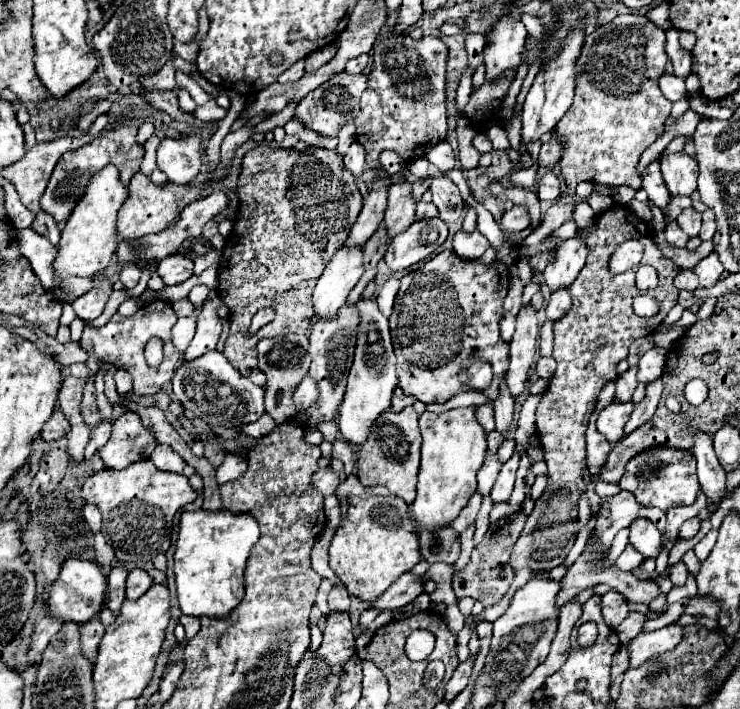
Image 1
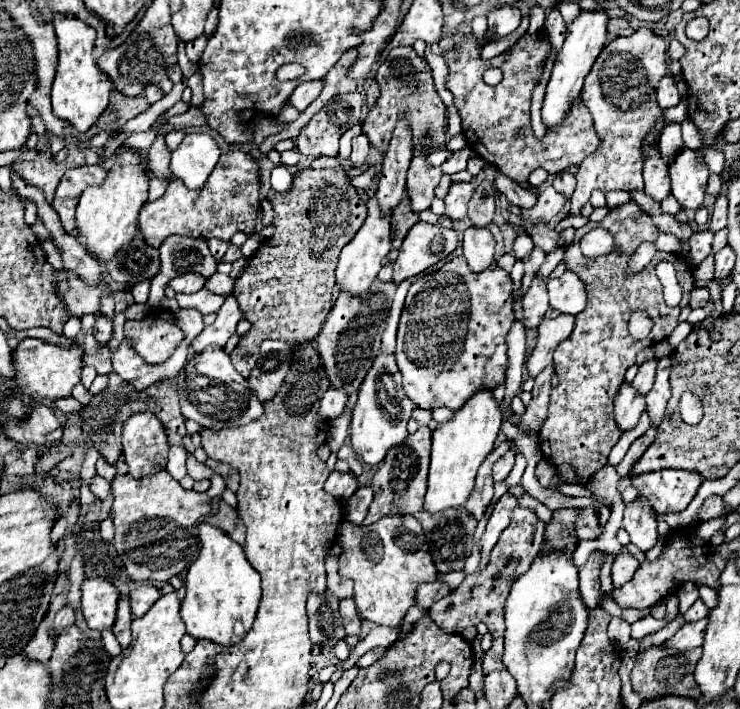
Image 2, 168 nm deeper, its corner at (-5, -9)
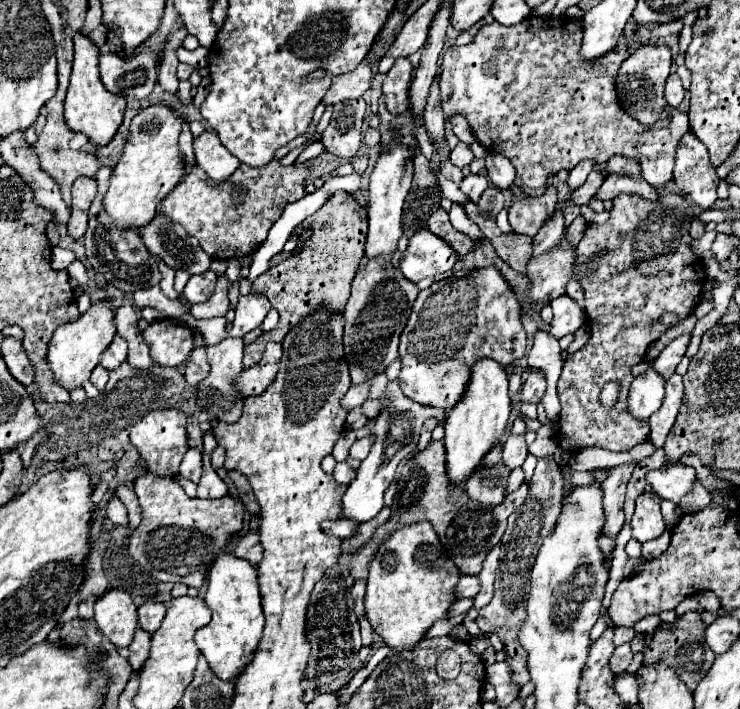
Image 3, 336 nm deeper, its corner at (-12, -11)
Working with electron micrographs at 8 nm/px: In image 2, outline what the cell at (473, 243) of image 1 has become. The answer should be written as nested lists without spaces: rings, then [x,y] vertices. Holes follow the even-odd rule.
[[[467,228],[463,234],[463,256],[471,270],[481,272],[489,264],[493,264],[495,254],[495,240],[487,228]]]

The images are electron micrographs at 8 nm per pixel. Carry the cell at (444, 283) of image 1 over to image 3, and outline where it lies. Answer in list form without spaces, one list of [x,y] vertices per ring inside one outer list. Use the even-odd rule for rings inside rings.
[[[486,266],[480,270],[462,268],[462,270],[454,270],[448,278],[436,280],[430,288],[418,292],[408,324],[400,336],[402,370],[398,378],[404,392],[414,402],[450,410],[464,396],[472,376],[472,366],[478,360],[492,358],[502,366],[512,366],[514,362],[522,360],[524,354],[526,354],[526,332],[522,326],[520,304],[516,300],[514,290],[508,286],[506,278],[502,276],[502,272],[496,266]]]

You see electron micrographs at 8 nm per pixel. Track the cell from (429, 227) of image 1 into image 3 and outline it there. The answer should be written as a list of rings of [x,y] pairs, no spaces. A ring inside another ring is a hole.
[[[424,228],[410,238],[406,254],[400,260],[400,270],[404,272],[404,278],[418,282],[450,270],[456,260],[456,250],[446,240]]]

